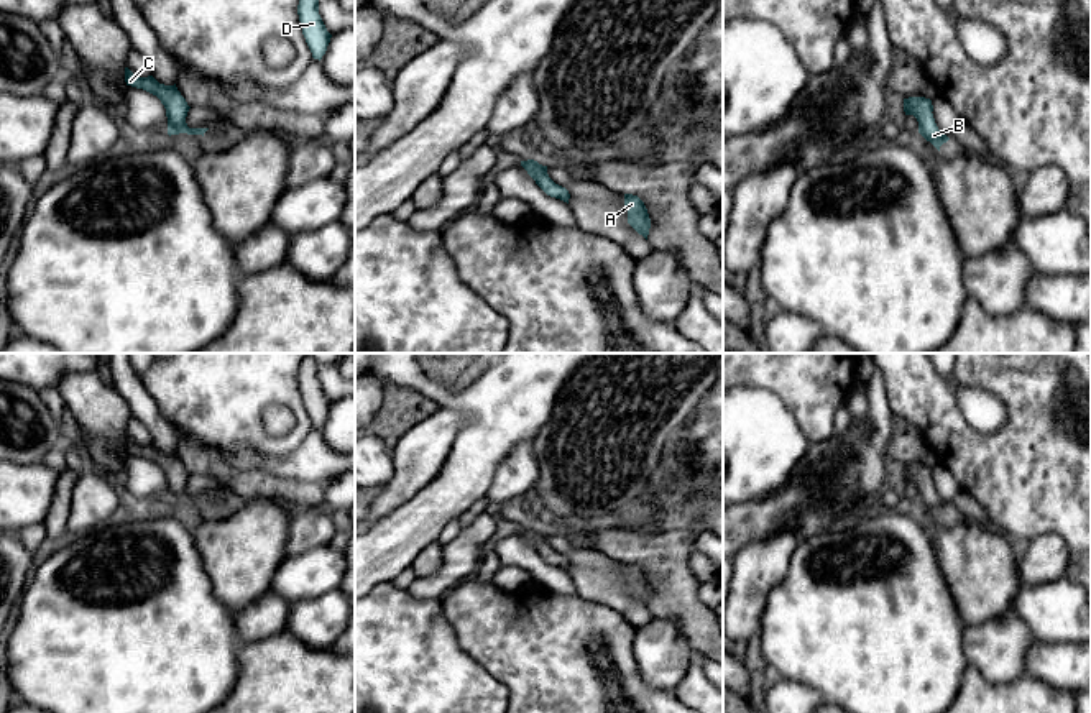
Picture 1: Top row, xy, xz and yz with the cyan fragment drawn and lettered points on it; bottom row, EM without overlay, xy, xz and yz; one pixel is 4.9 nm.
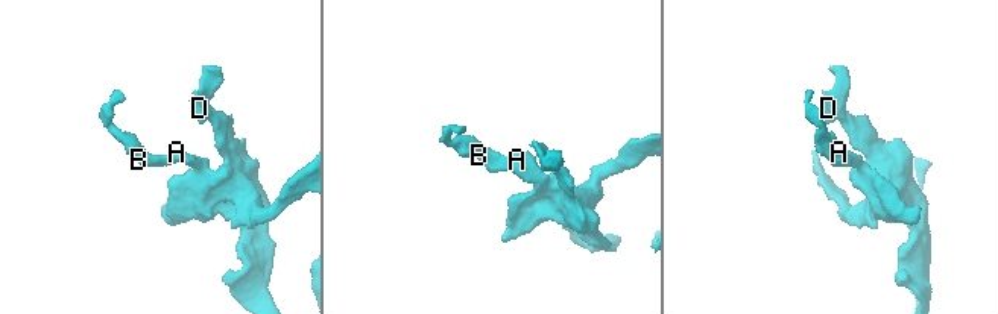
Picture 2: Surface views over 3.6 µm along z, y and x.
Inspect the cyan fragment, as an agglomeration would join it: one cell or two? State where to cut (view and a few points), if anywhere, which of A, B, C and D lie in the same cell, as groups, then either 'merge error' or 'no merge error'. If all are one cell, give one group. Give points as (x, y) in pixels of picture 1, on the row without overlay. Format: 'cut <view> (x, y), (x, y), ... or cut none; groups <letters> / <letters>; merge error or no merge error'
cut none; groups A B C D; no merge error

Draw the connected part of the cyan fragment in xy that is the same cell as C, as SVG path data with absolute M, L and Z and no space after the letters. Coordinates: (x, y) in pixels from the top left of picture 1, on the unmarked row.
M125 435L125 450L127 453L143 457L153 462L161 468L161 472L166 476L169 504L179 503L179 501L204 504L204 501L209 498L209 496L187 494L186 485L191 475L187 473L186 467L177 458L176 452L174 453L159 452L153 444L138 445L128 435Z

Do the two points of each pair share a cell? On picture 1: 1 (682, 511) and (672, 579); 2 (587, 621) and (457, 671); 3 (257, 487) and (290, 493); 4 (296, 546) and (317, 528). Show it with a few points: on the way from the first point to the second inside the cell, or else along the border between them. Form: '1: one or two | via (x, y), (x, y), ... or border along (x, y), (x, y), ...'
1: two | border along (669, 521), (692, 524), (699, 529)
2: two | border along (454, 631), (459, 644), (506, 687)
3: one | via (265, 487), (281, 490)
4: one | via (301, 541), (313, 529)

